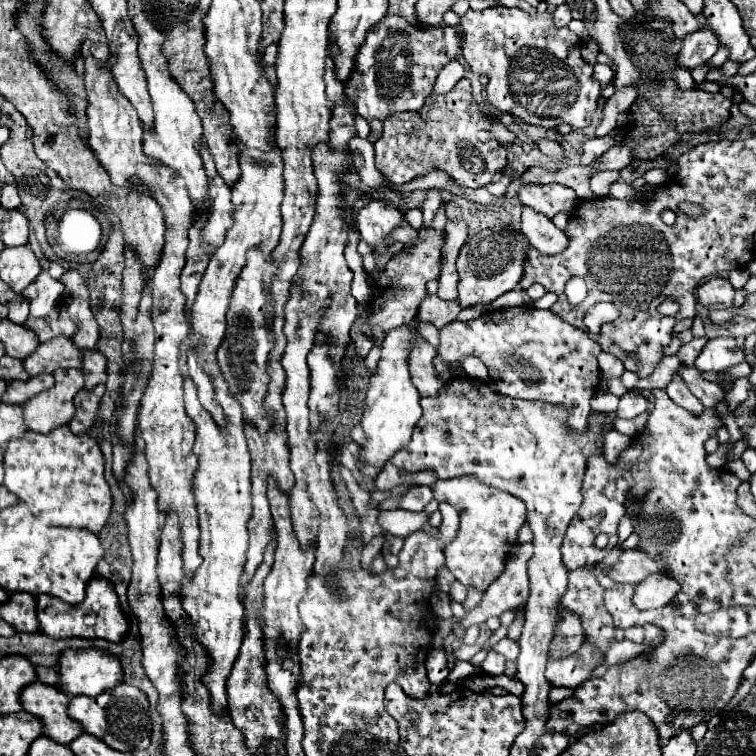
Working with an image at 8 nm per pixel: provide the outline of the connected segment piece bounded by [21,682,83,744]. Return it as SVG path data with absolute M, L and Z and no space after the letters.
M33 682L21 692L23 710L41 718L43 734L61 744L73 742L83 732L81 726L77 726L77 722L73 722L73 718L67 714L69 700L71 698L61 694L61 690L55 686L41 682Z

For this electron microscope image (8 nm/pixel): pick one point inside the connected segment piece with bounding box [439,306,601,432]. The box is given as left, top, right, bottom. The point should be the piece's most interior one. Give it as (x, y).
(532, 354)

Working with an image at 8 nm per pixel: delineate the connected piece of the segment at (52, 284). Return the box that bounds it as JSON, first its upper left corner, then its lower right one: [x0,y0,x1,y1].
[23,270,63,318]

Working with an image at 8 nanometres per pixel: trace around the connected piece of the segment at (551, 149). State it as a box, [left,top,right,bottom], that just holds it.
[535,138,565,160]

